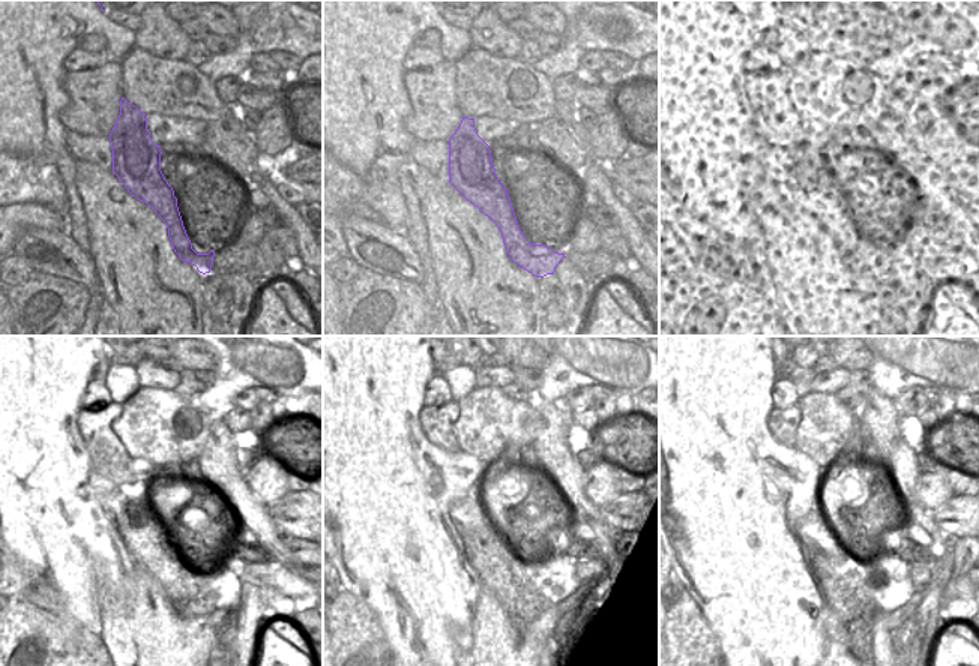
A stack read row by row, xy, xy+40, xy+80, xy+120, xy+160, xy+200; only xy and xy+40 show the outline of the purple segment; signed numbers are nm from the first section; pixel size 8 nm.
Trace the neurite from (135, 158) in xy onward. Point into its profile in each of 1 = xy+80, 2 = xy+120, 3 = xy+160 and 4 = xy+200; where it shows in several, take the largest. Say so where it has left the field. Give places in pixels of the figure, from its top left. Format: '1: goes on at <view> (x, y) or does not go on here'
1: goes on at xy+80 (810, 186)
2: goes on at xy+120 (146, 540)
3: goes on at xy+160 (500, 570)
4: goes on at xy+200 (844, 590)

